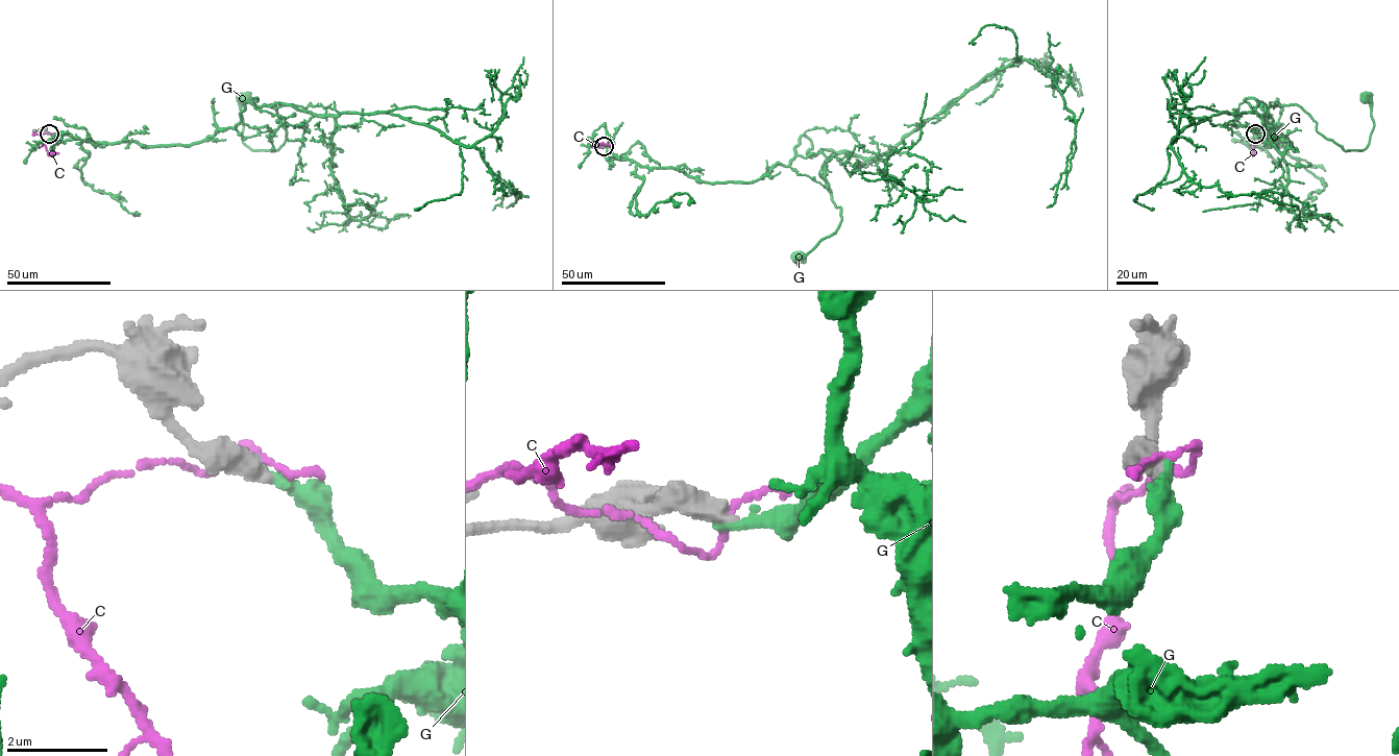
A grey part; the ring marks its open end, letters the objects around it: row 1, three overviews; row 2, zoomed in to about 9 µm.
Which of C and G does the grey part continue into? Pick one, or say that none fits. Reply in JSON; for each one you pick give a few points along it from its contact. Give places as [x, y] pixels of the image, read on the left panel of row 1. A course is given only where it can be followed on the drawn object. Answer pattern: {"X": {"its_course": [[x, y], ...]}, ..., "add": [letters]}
{"G": {"its_course": [[49, 132], [195, 144], [256, 98], [280, 104], [265, 105], [285, 127], [277, 149], [243, 141], [245, 97]]}, "add": ["G"]}

